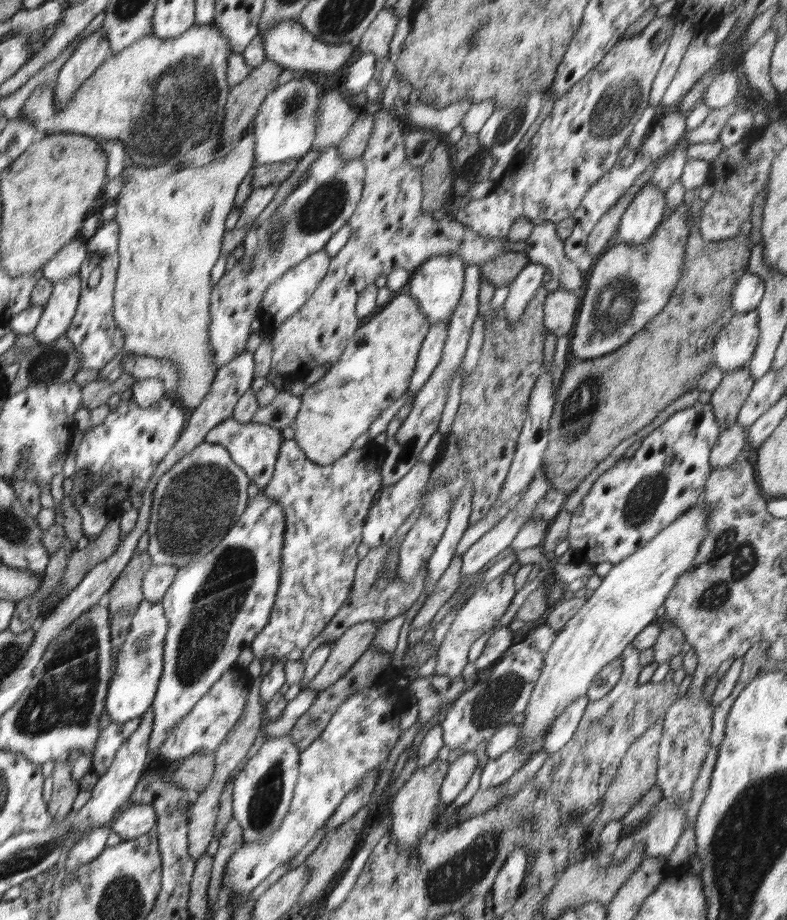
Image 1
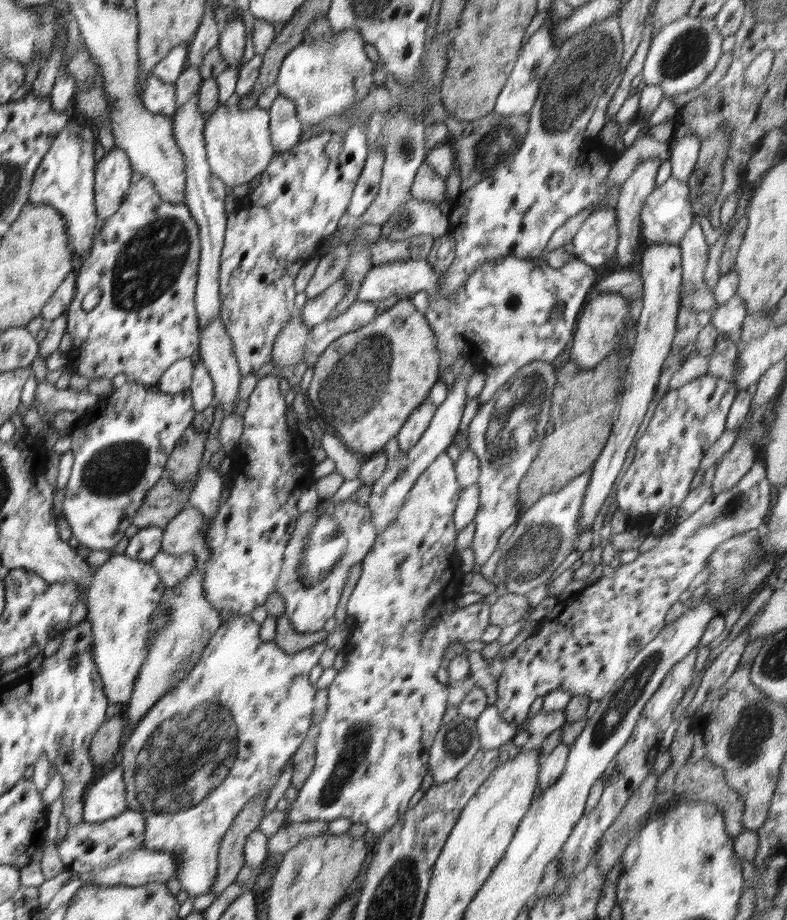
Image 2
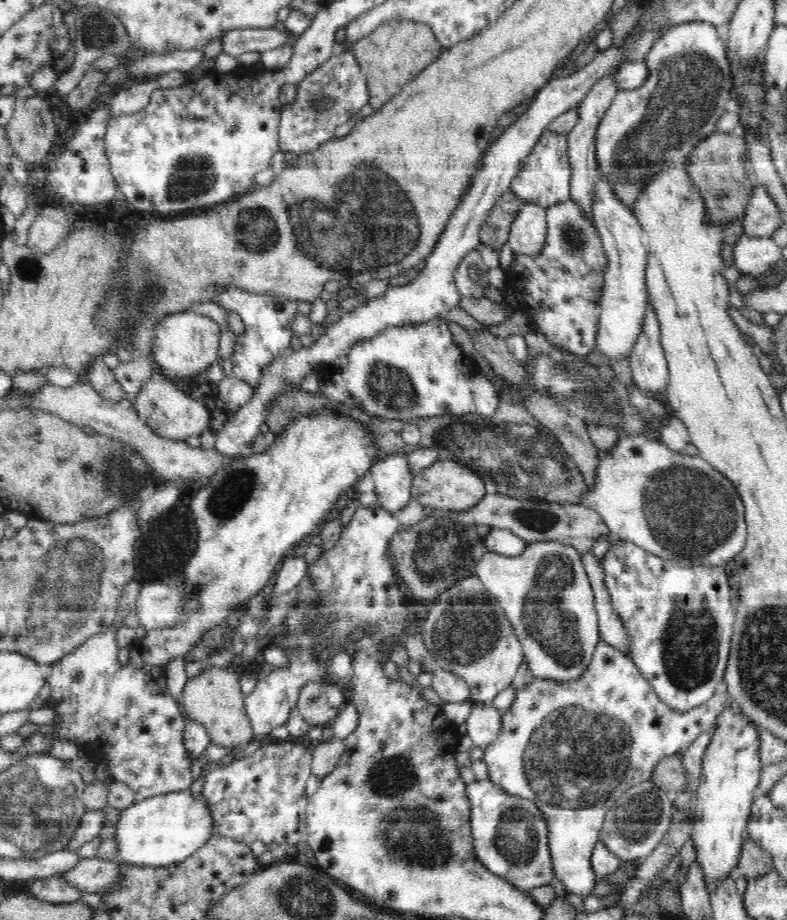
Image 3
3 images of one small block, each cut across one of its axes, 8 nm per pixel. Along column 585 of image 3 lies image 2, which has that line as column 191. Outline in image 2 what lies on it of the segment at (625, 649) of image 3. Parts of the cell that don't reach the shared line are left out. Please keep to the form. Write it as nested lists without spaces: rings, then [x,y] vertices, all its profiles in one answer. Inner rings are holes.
[[[160,549],[150,564],[158,572],[164,587],[175,588],[197,563],[192,553],[184,553],[182,556],[176,557]]]

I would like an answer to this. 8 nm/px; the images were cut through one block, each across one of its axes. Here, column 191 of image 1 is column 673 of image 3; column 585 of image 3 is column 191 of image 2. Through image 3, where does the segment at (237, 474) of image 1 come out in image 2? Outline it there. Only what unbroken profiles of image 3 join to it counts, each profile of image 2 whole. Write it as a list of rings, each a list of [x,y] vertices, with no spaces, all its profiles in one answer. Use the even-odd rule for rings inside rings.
[[[206,464],[199,467],[197,476],[198,480],[190,492],[187,504],[197,508],[203,513],[204,518],[208,518],[208,522],[211,523],[219,512],[220,496],[225,490],[222,484],[222,475]]]

